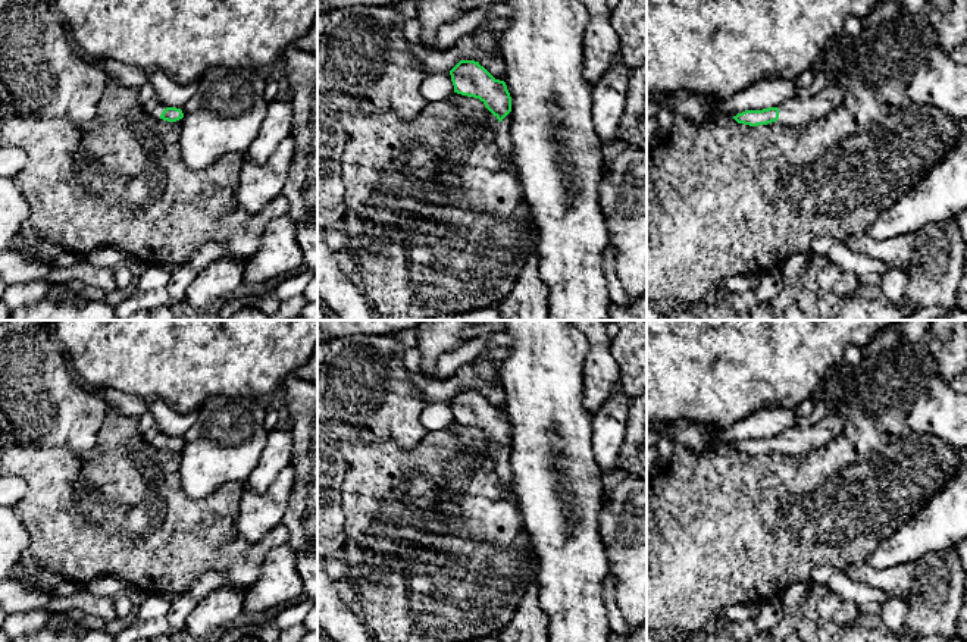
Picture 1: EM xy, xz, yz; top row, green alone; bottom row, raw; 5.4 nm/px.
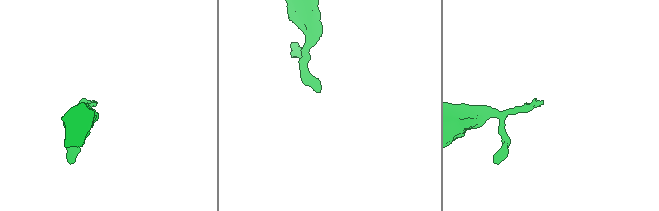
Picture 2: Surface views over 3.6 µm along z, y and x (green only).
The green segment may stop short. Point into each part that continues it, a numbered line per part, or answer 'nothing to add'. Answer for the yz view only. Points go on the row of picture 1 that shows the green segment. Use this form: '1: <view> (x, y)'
1: yz (794, 112)

